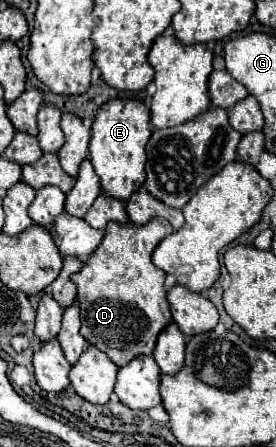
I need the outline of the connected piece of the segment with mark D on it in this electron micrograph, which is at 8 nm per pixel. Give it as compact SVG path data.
M159 217L151 219L147 225L141 227L135 227L133 223L125 225L109 223L99 249L87 259L83 269L73 275L73 281L77 285L77 303L81 309L81 335L99 351L107 353L107 357L117 367L127 365L131 359L139 355L151 355L157 343L157 335L171 323L169 303L165 299L165 287L163 287L165 273L159 273L159 269L151 263L153 249L171 233L173 233L171 225Z

